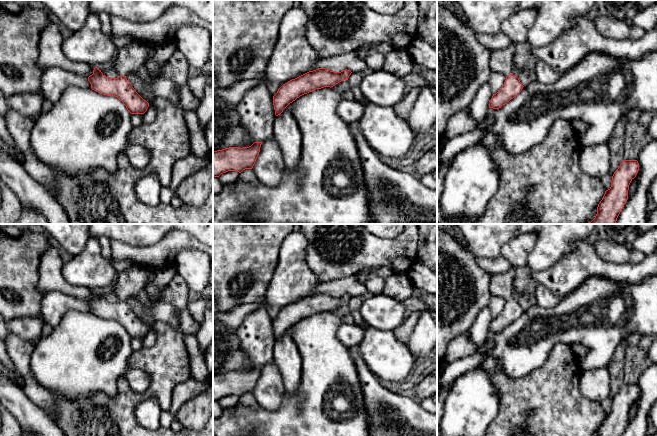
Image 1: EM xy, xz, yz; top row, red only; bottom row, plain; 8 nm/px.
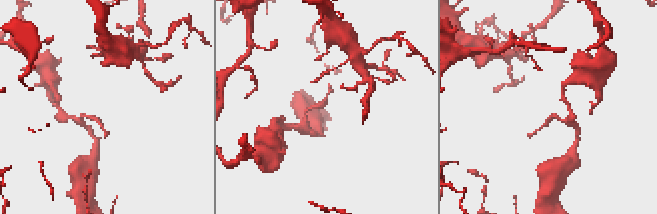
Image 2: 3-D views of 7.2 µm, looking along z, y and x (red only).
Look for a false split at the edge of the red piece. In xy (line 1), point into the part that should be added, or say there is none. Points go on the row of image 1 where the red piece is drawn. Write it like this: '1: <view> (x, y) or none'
1: xy (130, 58)

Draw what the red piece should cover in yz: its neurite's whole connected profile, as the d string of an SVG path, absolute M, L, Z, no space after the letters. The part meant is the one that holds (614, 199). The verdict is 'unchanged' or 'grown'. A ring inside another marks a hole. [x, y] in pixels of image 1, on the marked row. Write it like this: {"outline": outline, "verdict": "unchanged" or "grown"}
{"outline": "M623 160L614 172L611 187L598 204L595 218L587 224L616 224L627 199L631 181L639 171L637 160Z", "verdict": "unchanged"}

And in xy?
{"outline": "M133 41L118 49L114 64L115 69L120 76L118 78L106 77L101 70L95 67L93 74L88 77L91 89L103 95L117 97L123 102L131 114L144 114L149 107L149 103L136 92L131 83L127 80L126 75L131 72L137 72L140 68L142 68L146 62L146 57L153 50L154 46L152 44L137 41Z", "verdict": "grown"}

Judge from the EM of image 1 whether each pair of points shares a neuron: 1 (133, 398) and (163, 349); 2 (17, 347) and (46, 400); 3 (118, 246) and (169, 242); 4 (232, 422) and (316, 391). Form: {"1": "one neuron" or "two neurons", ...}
{"1": "one neuron", "2": "one neuron", "3": "one neuron", "4": "one neuron"}

